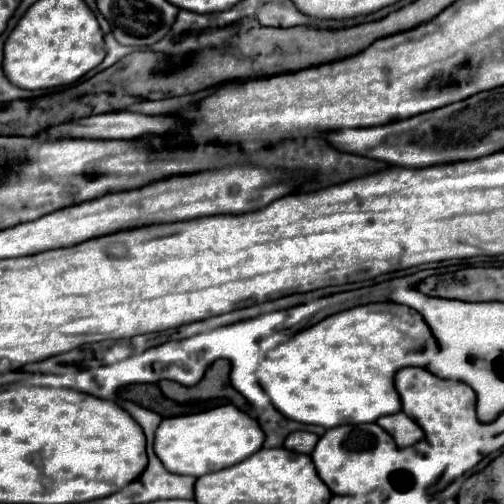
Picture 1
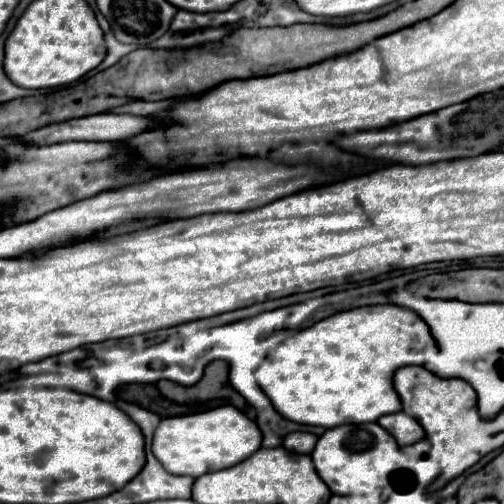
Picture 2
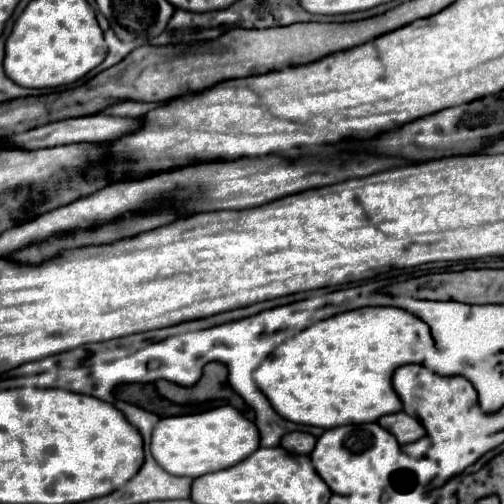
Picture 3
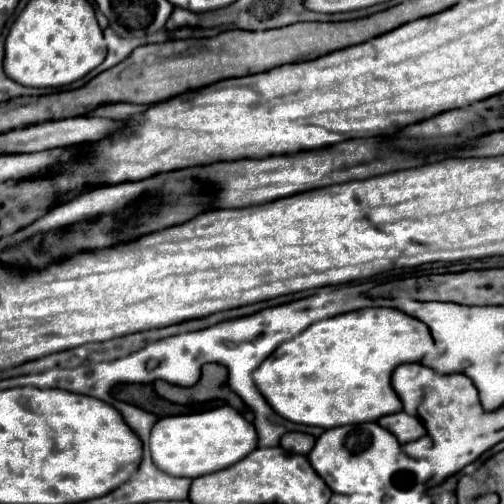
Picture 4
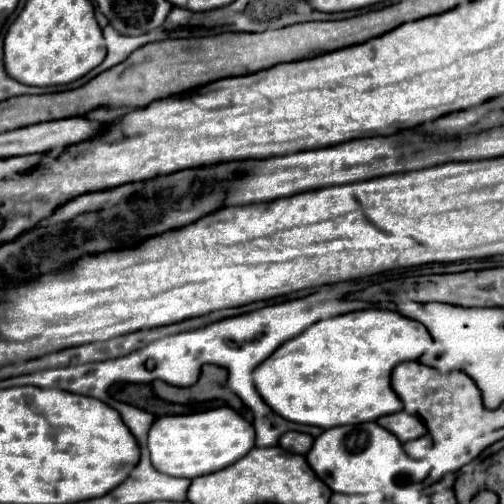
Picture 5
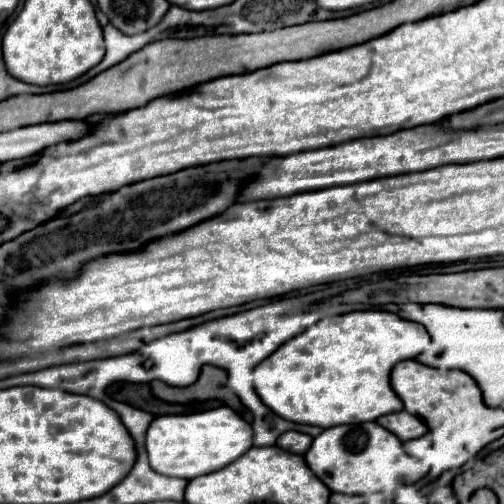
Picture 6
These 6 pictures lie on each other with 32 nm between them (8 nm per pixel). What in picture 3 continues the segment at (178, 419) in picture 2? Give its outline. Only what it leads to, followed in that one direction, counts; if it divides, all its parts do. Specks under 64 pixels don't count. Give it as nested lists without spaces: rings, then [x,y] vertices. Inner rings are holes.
[[[226,404],[208,412],[162,418],[152,430],[150,452],[156,458],[158,466],[168,474],[198,478],[238,464],[240,460],[248,458],[258,446],[260,436],[256,432],[256,426],[246,420],[236,408]]]

